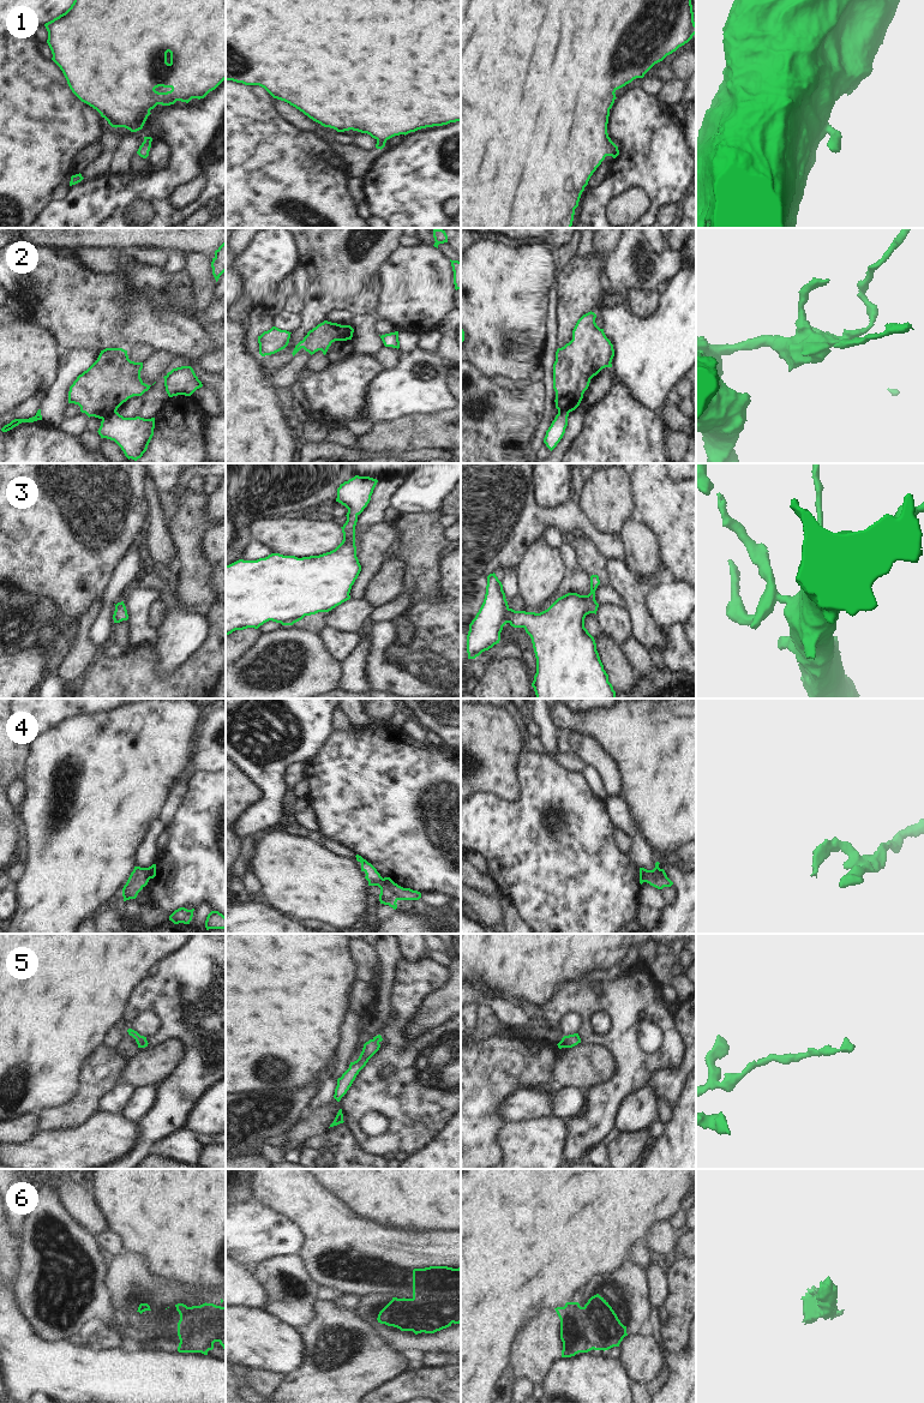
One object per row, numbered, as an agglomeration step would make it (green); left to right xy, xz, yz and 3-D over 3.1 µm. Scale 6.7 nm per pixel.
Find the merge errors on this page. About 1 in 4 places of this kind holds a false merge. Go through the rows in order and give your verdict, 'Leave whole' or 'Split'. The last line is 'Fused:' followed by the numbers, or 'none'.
1: Leave whole
2: Split
3: Leave whole
4: Split
5: Leave whole
6: Split
Fused: 2, 4, 6.

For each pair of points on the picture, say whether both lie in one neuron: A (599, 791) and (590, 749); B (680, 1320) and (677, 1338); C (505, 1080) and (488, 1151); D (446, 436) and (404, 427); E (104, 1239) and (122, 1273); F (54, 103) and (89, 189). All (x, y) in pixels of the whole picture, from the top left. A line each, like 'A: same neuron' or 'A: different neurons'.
A: different neurons
B: same neuron
C: same neuron
D: same neuron
E: different neurons
F: different neurons

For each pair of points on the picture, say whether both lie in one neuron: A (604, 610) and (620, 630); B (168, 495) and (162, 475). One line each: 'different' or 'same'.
A: same
B: same

